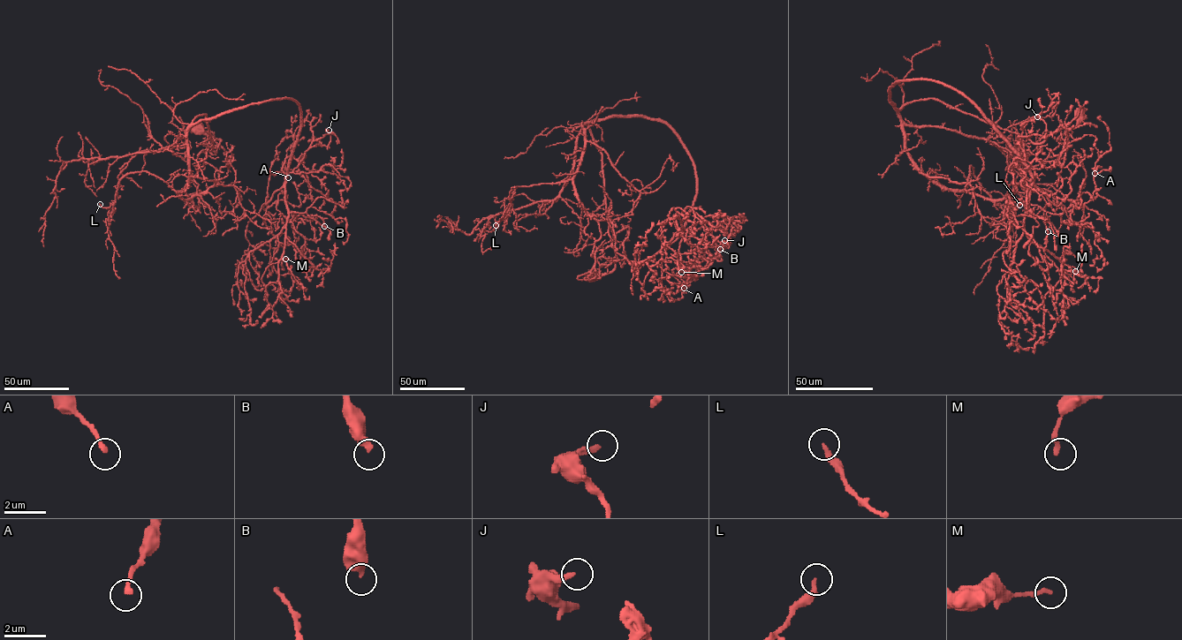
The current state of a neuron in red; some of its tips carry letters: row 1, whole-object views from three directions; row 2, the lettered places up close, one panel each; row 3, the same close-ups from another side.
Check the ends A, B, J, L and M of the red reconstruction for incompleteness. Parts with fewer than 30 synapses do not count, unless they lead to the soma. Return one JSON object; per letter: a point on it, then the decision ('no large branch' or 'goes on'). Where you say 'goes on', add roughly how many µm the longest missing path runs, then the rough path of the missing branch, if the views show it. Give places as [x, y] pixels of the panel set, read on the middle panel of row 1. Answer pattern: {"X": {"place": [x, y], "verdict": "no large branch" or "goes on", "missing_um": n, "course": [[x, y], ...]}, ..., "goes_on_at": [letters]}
{"A": {"place": [684, 288], "verdict": "no large branch"}, "B": {"place": [720, 249], "verdict": "no large branch"}, "J": {"place": [724, 240], "verdict": "no large branch"}, "L": {"place": [496, 225], "verdict": "no large branch"}, "M": {"place": [681, 272], "verdict": "no large branch"}, "goes_on_at": []}

